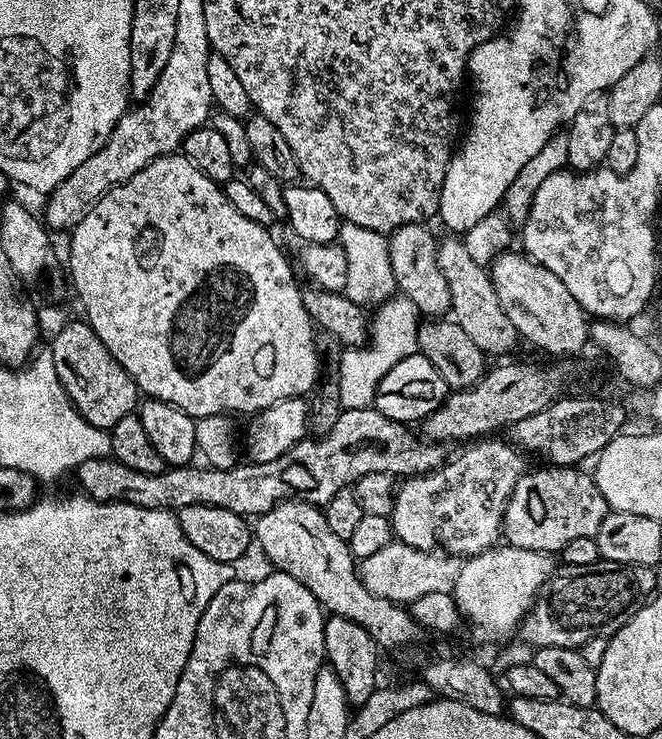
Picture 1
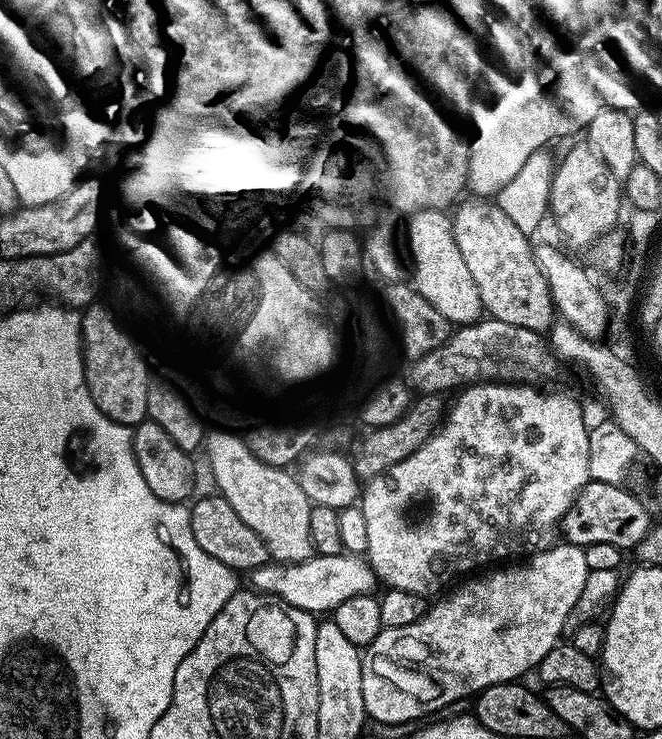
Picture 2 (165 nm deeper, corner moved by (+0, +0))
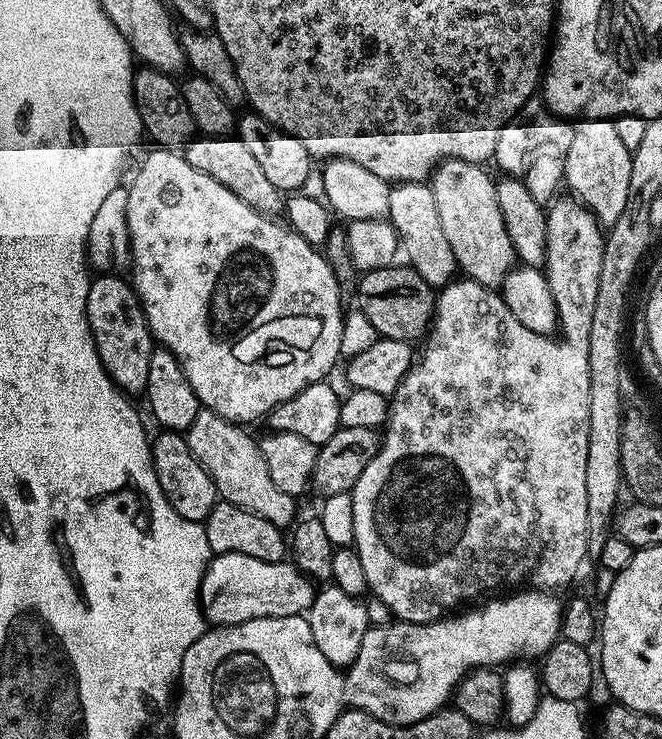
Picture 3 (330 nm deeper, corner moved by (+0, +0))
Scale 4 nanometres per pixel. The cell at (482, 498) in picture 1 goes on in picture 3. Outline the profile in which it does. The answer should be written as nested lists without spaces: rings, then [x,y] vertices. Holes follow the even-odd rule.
[[[575,198],[553,199],[544,221],[544,266],[543,273],[553,302],[556,303],[561,340],[555,335],[540,336],[534,330],[526,330],[506,306],[499,291],[483,288],[478,282],[467,278],[456,278],[443,285],[435,293],[432,321],[423,337],[424,356],[417,355],[408,373],[390,397],[388,419],[382,432],[380,449],[370,458],[366,470],[351,490],[354,506],[354,538],[352,544],[358,558],[362,558],[362,570],[366,574],[368,592],[386,602],[397,621],[405,624],[429,624],[443,620],[453,611],[452,604],[472,600],[475,596],[492,594],[495,588],[516,590],[527,586],[532,590],[560,590],[563,584],[576,580],[578,562],[587,557],[587,502],[586,502],[586,454],[587,435],[590,431],[591,378],[588,351],[590,350],[590,322],[594,313],[594,302],[598,297],[599,271],[605,233],[595,216]]]

